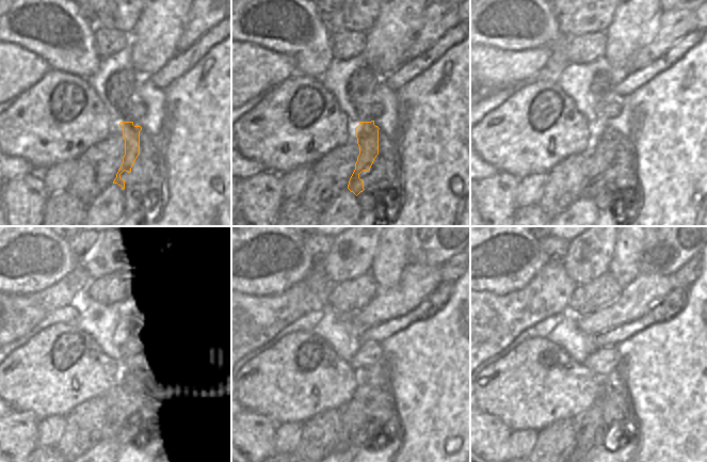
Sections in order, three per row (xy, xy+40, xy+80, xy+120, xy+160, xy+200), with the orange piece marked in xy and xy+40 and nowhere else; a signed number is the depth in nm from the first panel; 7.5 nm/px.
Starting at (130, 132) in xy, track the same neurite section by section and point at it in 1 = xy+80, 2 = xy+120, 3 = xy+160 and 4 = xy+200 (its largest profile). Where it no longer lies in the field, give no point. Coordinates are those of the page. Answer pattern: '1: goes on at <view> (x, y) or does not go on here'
1: goes on at xy+80 (604, 147)
2: goes on at xy+120 (121, 399)
3: goes on at xy+160 (356, 412)
4: goes on at xy+200 (585, 425)

